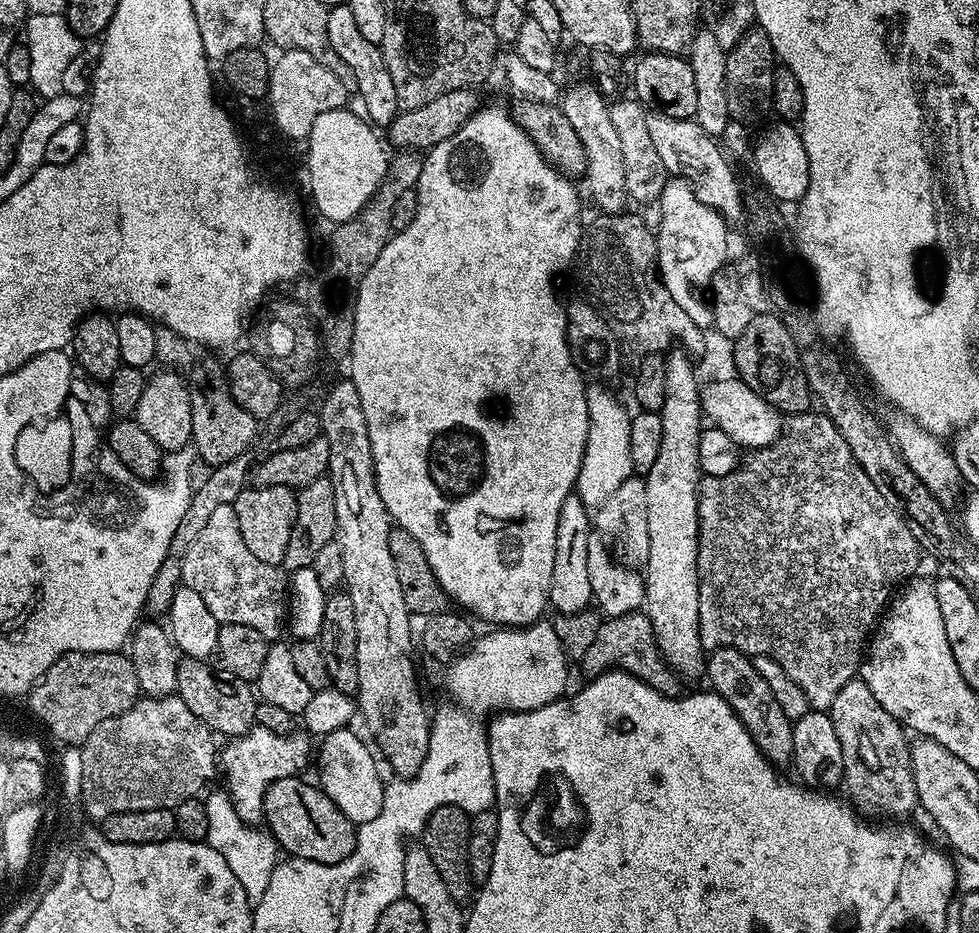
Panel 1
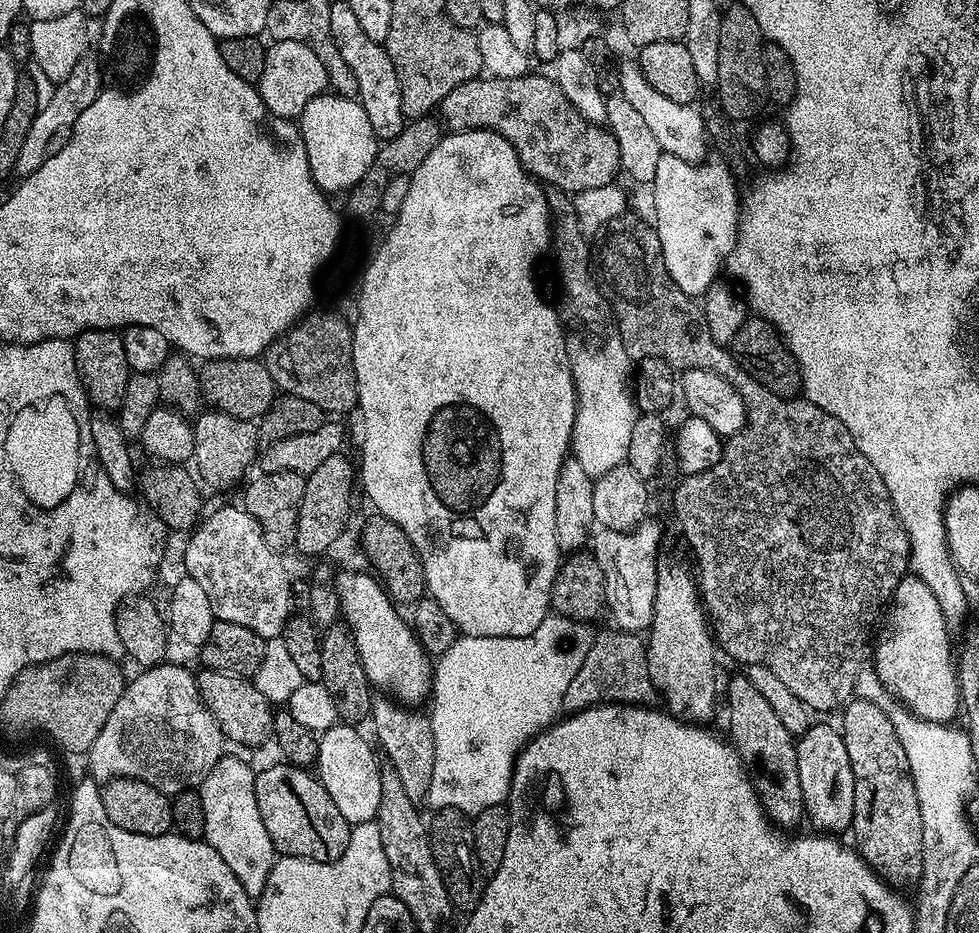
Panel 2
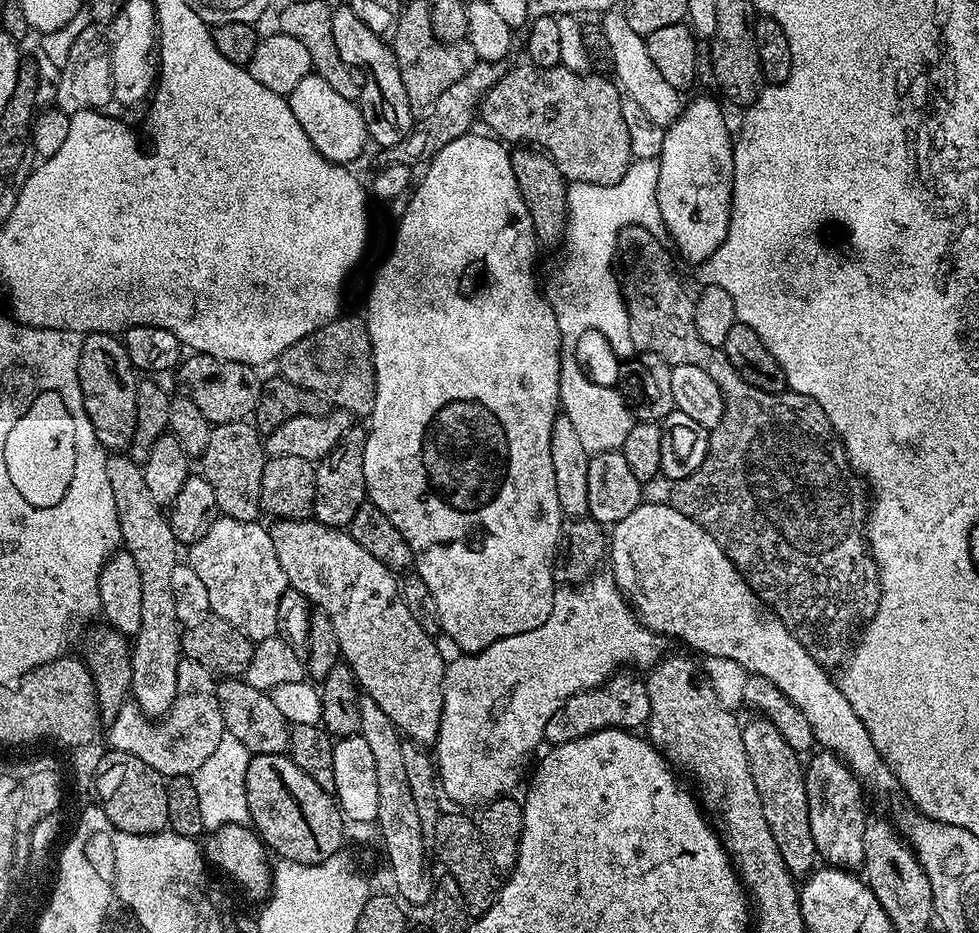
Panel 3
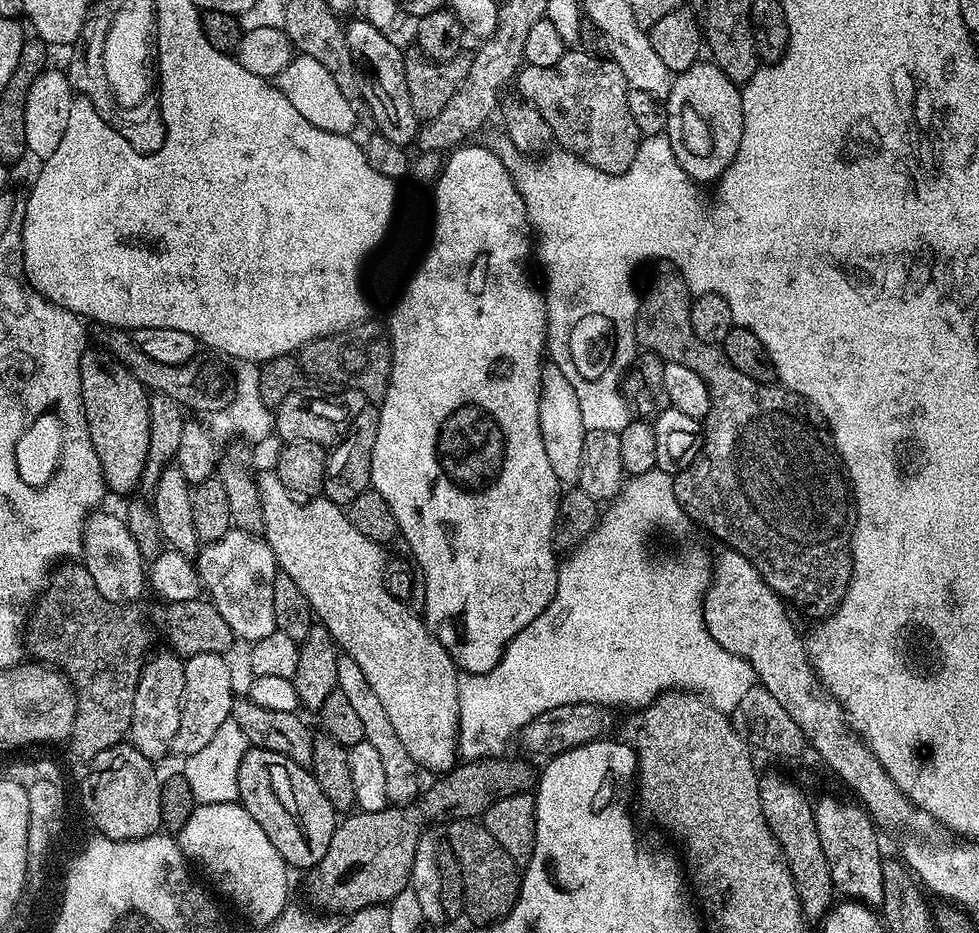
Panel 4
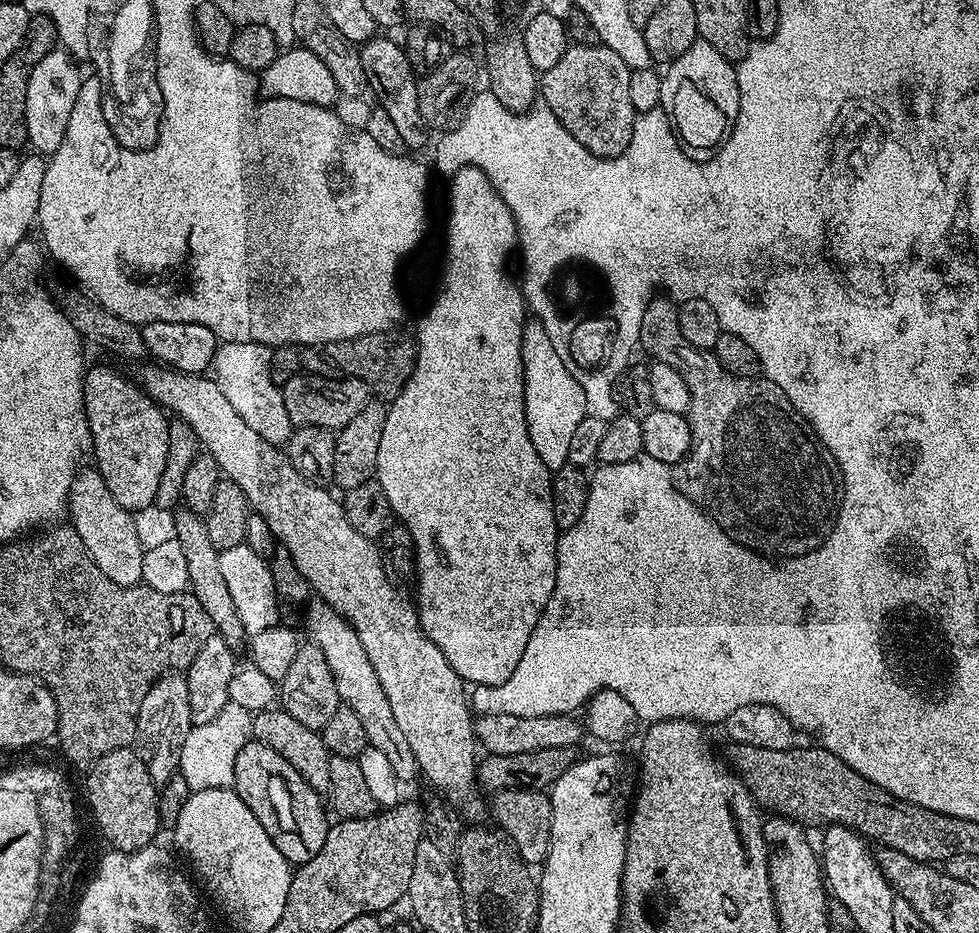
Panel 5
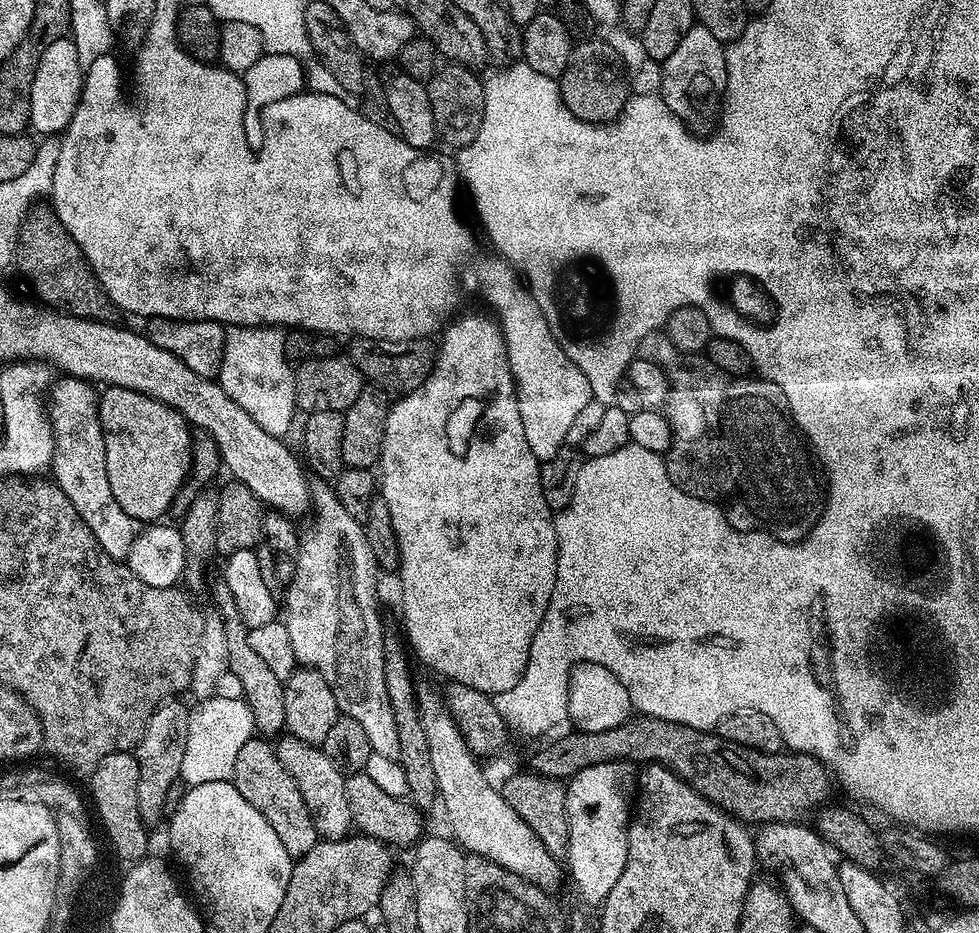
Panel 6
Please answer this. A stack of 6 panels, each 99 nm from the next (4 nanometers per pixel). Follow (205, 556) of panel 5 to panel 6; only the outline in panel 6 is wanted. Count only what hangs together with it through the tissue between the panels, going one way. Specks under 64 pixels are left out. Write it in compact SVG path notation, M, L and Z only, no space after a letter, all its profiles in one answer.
M220 578L212 588L212 604L215 615L222 618L226 630L226 647L230 653L229 672L233 672L242 682L245 702L250 706L250 714L256 723L256 732L264 738L276 738L285 731L284 719L284 681L279 680L266 666L266 661L250 647L248 625L244 623L242 614L238 614L238 605L234 602L234 594L230 594L230 586Z

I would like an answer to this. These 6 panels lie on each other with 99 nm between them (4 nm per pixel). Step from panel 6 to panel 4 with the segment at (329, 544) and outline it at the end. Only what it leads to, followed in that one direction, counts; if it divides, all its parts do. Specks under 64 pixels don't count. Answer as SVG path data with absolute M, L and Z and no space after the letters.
M346 654L339 657L336 683L339 692L346 694L351 708L356 711L358 719L362 721L364 739L368 740L370 746L374 746L374 750L378 750L378 754L380 754L382 767L386 773L386 798L389 805L411 805L422 791L421 769L417 768L414 758L410 758L409 752L402 746L393 724L390 723L390 718L386 715L386 709L382 707L382 701L374 695L374 690L370 690L370 682L366 682L366 674L362 674L362 670L358 667L358 662L354 662L354 658L350 658Z

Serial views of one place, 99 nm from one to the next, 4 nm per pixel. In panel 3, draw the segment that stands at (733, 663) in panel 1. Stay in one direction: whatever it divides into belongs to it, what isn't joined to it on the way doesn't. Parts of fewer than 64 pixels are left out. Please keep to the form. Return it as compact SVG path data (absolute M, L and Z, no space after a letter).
M752 718L742 727L742 742L746 742L746 758L750 758L750 774L754 774L754 786L758 786L758 798L762 798L762 814L770 826L770 834L778 842L782 862L793 877L804 878L817 867L818 853L810 834L810 810L804 785L805 765L800 764L801 753L792 749L790 742L778 734L774 722Z

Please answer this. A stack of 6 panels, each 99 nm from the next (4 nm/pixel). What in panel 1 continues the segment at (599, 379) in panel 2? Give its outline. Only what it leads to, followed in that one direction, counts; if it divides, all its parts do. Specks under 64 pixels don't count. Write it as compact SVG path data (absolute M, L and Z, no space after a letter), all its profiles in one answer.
M594 386L588 388L588 407L592 409L588 413L588 430L586 438L586 450L582 458L580 473L576 479L575 495L589 510L595 510L633 475L630 462L630 420L631 413L626 412L619 400L612 396L604 404L604 412L596 412L600 400L606 399L607 392Z

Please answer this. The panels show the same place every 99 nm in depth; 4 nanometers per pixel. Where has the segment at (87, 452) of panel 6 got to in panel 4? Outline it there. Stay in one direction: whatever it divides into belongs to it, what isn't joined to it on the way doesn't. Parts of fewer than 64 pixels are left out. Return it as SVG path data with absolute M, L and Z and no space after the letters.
M96 510L84 521L82 563L90 574L98 594L115 604L132 604L146 590L146 560L130 534L128 524L119 515L111 516L105 510Z

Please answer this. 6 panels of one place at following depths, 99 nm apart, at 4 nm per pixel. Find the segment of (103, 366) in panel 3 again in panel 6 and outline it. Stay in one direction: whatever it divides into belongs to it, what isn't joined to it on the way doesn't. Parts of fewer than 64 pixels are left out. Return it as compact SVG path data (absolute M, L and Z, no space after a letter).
M105 387L99 393L100 422L106 442L106 478L110 478L110 491L130 518L137 522L156 522L163 512L172 507L178 490L185 487L192 470L192 434L184 415L141 392L125 388Z

